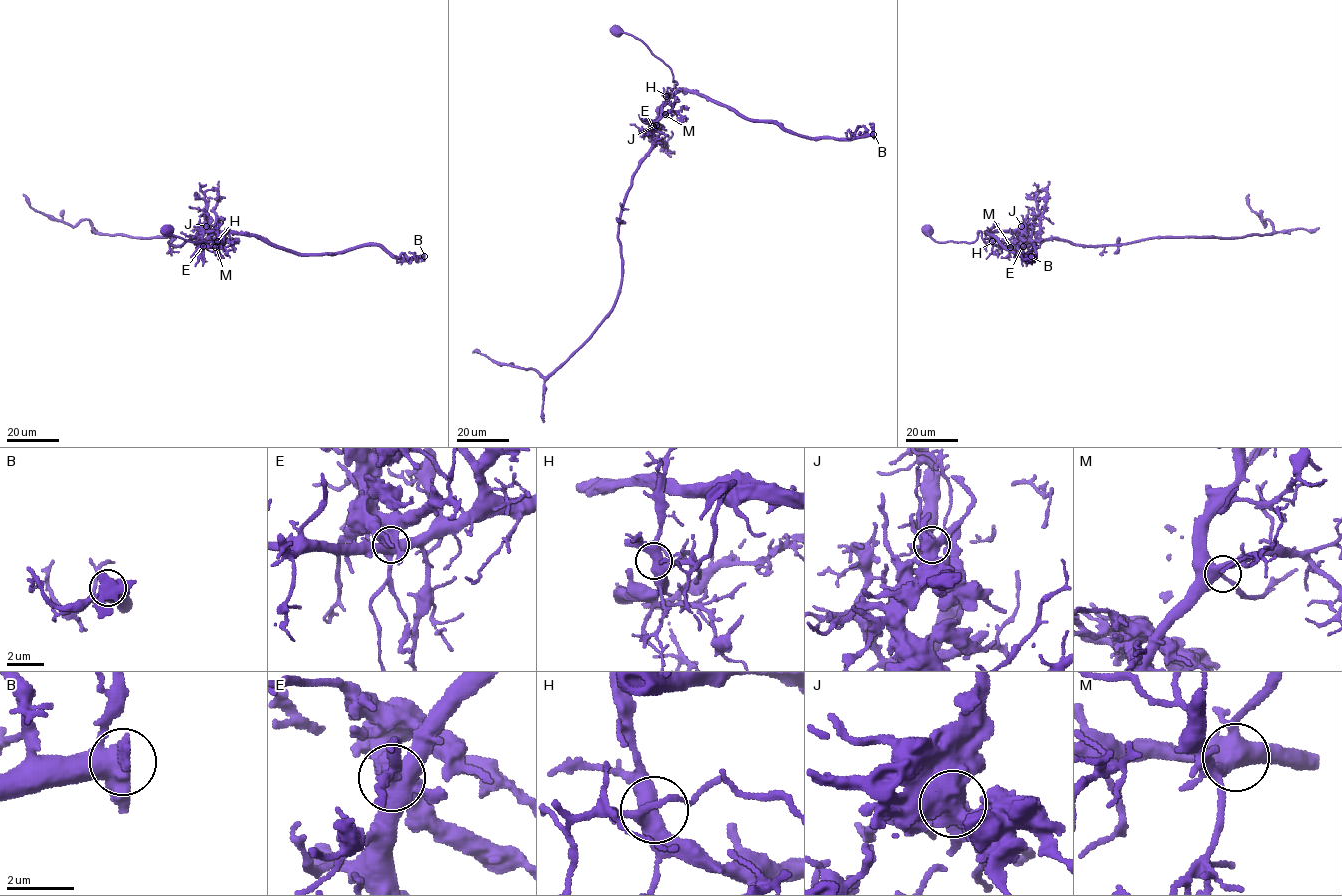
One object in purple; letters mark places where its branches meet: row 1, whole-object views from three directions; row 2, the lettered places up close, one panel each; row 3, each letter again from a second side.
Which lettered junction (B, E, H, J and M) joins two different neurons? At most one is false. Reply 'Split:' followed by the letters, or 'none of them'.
Split: E

